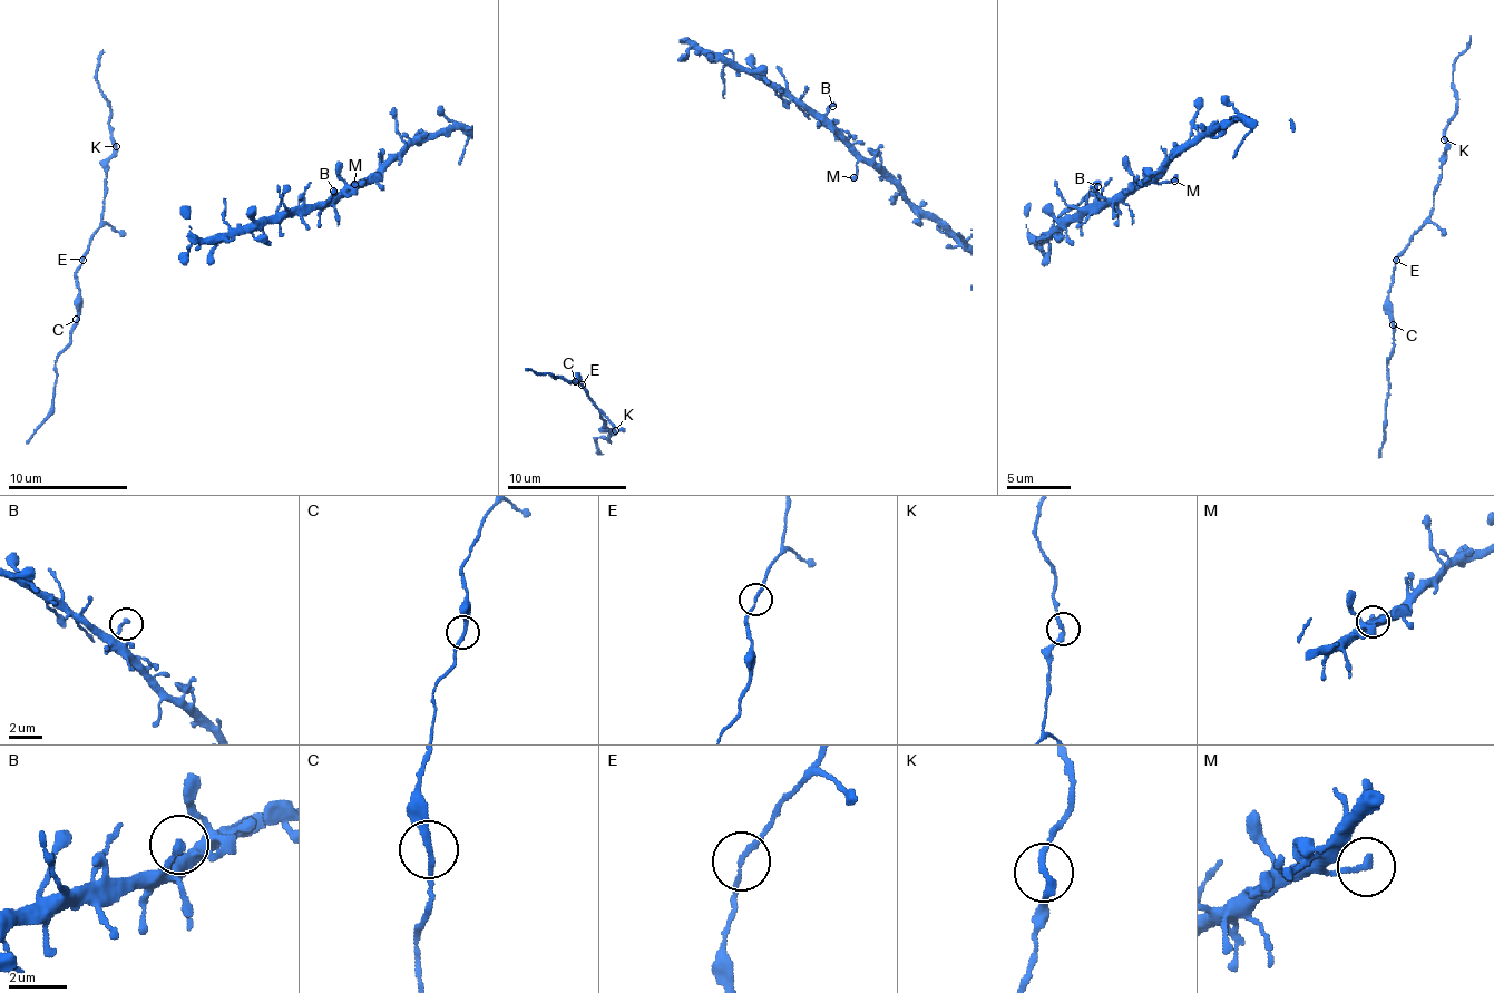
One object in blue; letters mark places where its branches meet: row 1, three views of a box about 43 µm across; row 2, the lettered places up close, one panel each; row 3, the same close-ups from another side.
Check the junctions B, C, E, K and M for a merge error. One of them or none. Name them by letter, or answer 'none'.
none

